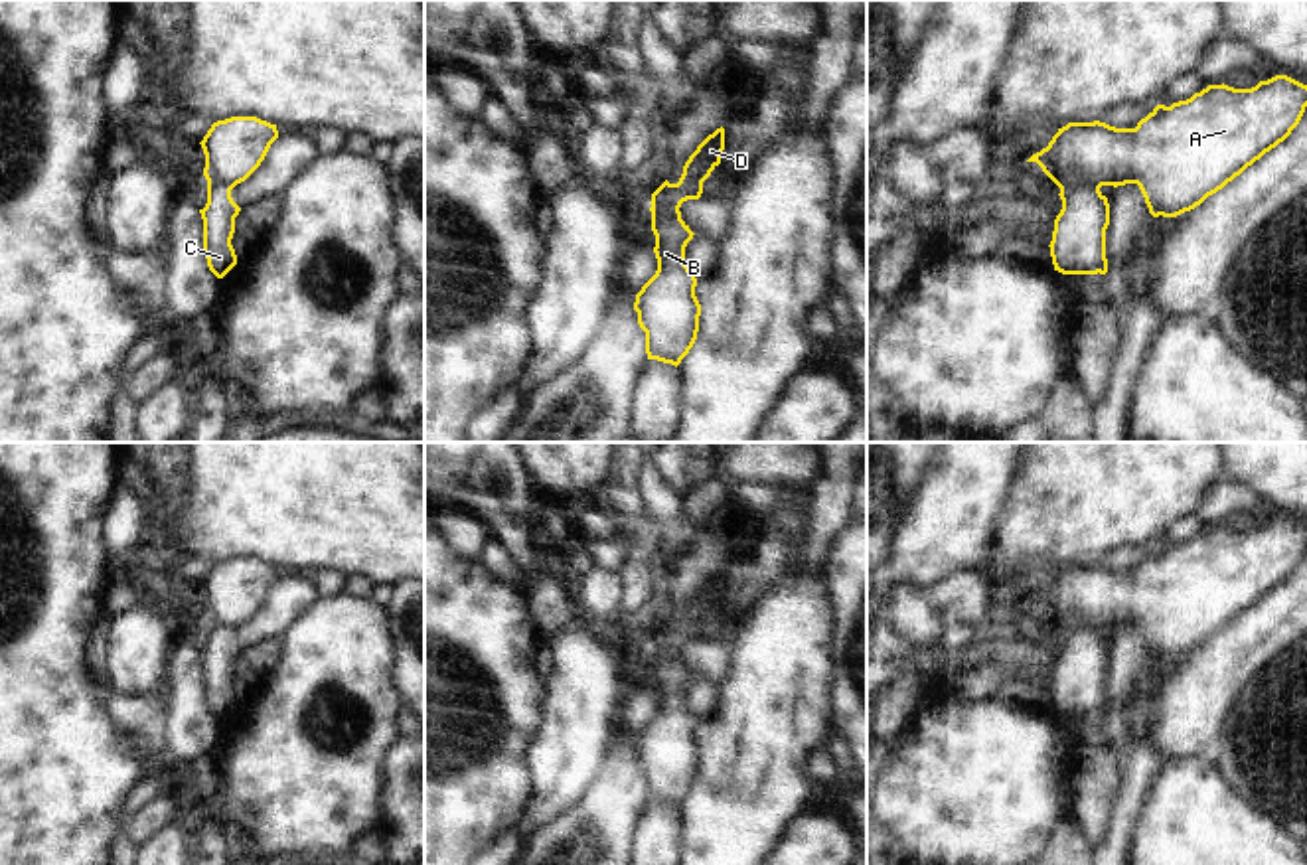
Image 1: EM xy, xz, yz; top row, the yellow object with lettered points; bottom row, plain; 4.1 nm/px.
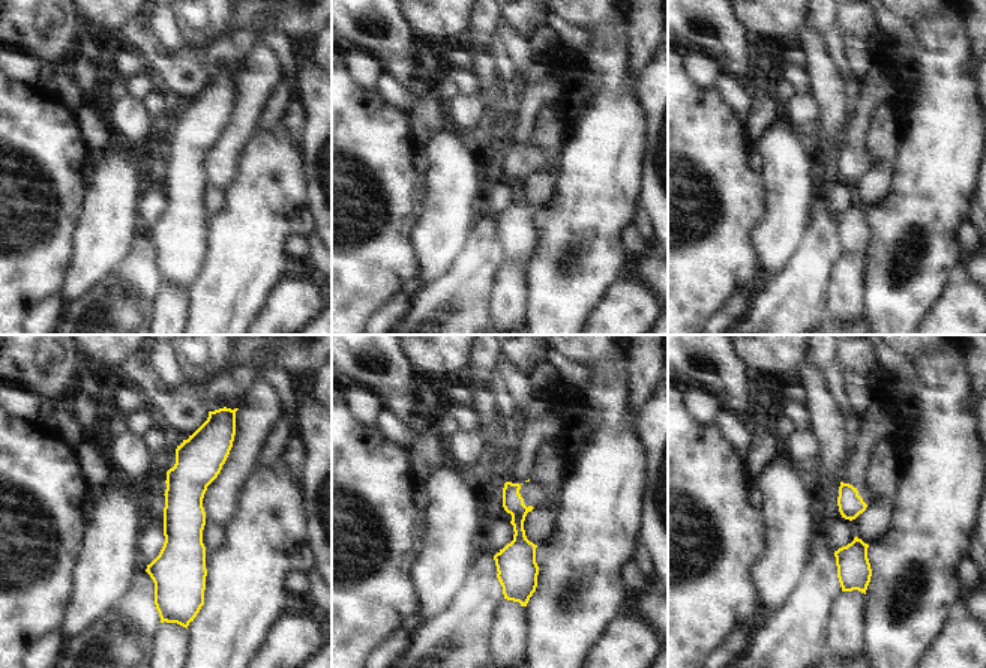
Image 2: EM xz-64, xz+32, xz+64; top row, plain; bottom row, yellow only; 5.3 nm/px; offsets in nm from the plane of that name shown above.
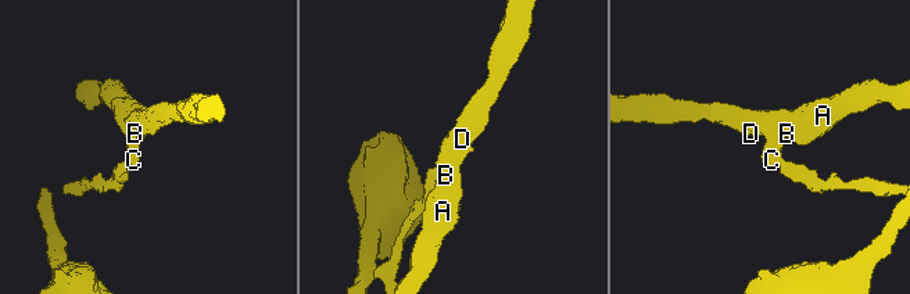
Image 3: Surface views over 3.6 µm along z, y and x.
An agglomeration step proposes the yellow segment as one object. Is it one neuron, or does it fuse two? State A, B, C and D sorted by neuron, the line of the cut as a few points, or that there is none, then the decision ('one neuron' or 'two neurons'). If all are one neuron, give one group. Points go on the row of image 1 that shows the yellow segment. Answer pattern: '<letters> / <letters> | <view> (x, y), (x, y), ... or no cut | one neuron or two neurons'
A B D / C | yz (1098, 188), (1069, 184), (1061, 190) | two neurons

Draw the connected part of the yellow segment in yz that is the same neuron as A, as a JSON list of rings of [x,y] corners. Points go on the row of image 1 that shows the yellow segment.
[[[1287,75],[1260,81],[1252,89],[1208,85],[1187,101],[1157,105],[1135,128],[1115,128],[1100,120],[1068,122],[1027,162],[1037,162],[1060,190],[1072,184],[1098,190],[1137,184],[1153,217],[1177,217],[1283,142],[1305,107],[1307,85]]]

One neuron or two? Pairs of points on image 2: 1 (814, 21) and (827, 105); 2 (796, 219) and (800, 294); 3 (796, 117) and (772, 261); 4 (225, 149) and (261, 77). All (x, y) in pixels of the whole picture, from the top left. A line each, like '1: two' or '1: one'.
1: two
2: two
3: two
4: one

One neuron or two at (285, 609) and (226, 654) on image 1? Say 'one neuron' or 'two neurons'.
one neuron

